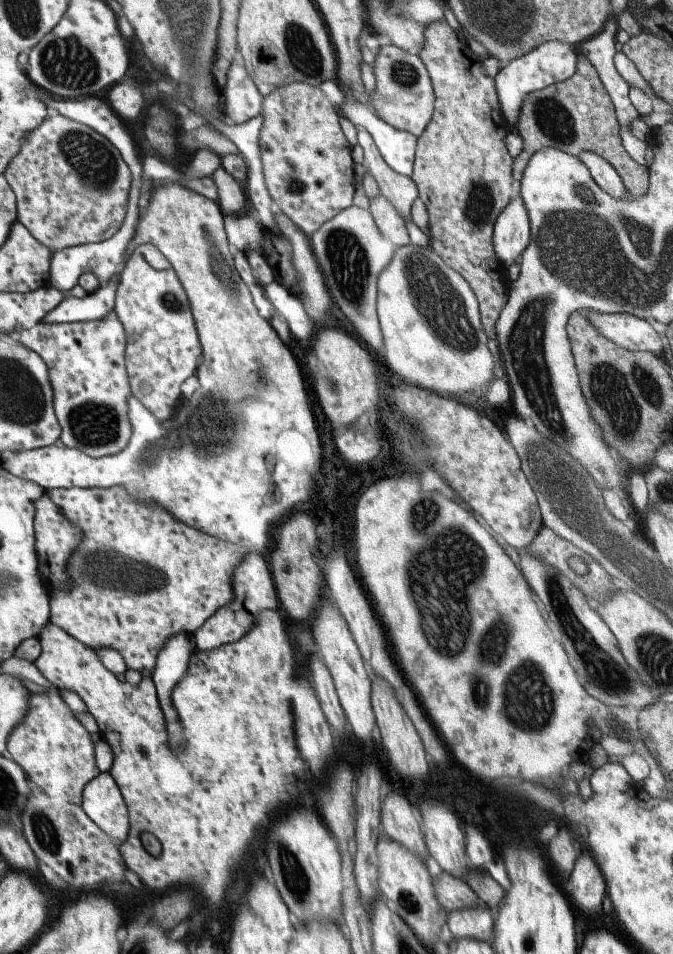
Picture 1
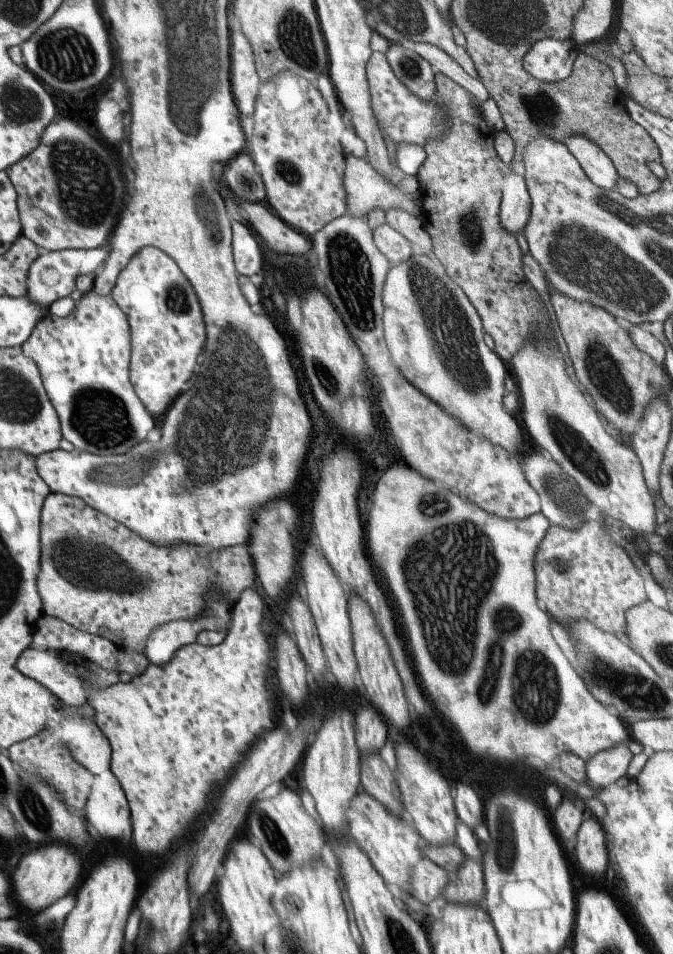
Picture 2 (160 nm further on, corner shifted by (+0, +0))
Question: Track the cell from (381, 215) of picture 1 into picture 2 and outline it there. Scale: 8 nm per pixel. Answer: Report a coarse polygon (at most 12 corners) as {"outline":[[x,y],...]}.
{"outline":[[387,223],[374,241],[390,267],[414,253],[409,241]]}

